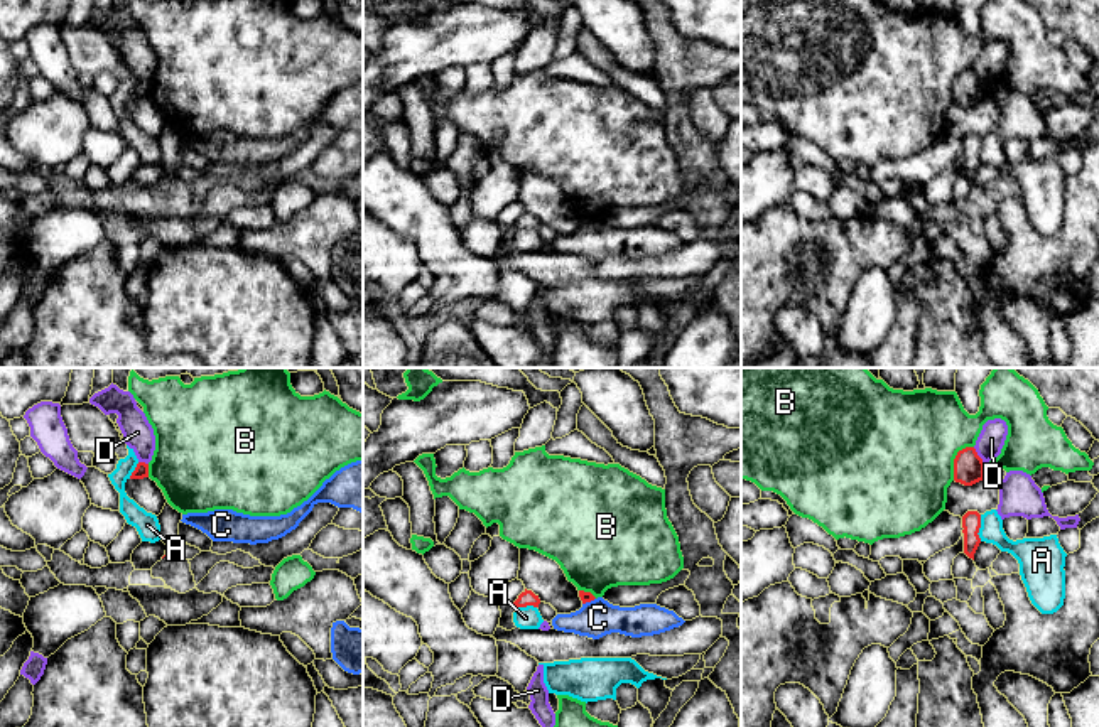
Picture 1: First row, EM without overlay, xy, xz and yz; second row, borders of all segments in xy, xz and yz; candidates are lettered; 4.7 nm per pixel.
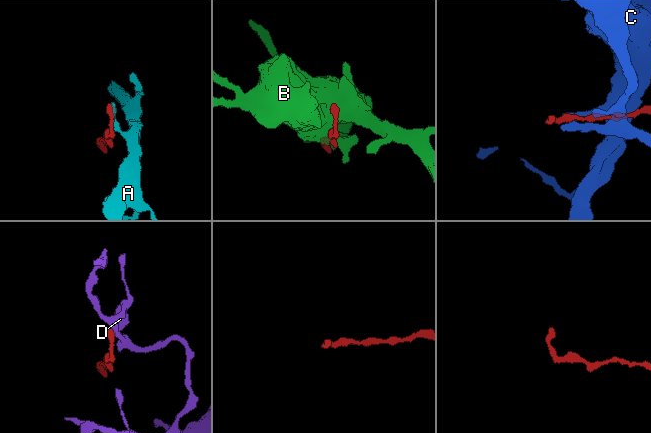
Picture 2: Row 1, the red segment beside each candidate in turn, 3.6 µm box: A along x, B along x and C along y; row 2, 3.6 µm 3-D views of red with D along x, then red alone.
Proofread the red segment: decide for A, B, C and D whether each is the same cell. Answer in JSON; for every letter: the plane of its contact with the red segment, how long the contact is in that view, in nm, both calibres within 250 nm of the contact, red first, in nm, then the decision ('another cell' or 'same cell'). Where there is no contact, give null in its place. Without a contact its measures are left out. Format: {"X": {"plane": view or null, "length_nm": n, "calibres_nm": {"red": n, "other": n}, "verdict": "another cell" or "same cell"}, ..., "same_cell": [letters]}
{"A": {"plane": "yz", "length_nm": 130, "calibres_nm": {"red": 100, "other": 120}, "verdict": "another cell"}, "B": {"plane": "yz", "length_nm": 190, "calibres_nm": {"red": 140, "other": 500}, "verdict": "another cell"}, "C": {"plane": "xz", "length_nm": 70, "calibres_nm": {"red": 50, "other": 180}, "verdict": "another cell"}, "D": {"plane": "yz", "length_nm": 90, "calibres_nm": {"red": 140, "other": 130}, "verdict": "another cell"}, "same_cell": []}

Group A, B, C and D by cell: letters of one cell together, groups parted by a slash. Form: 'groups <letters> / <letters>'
groups A / B / C / D

